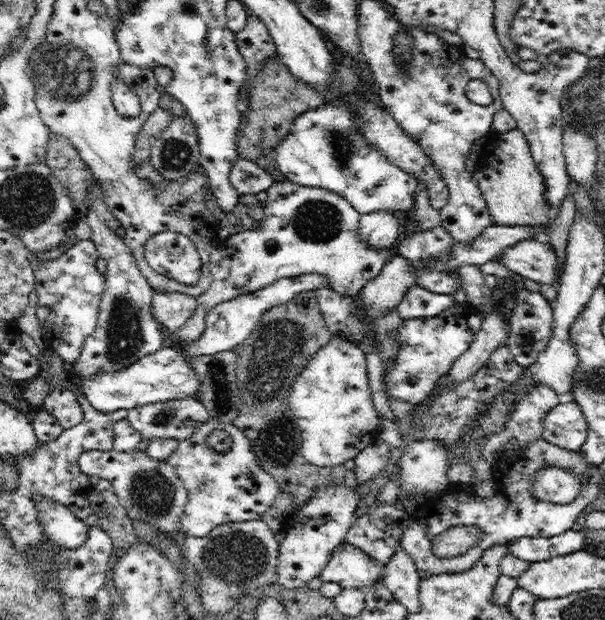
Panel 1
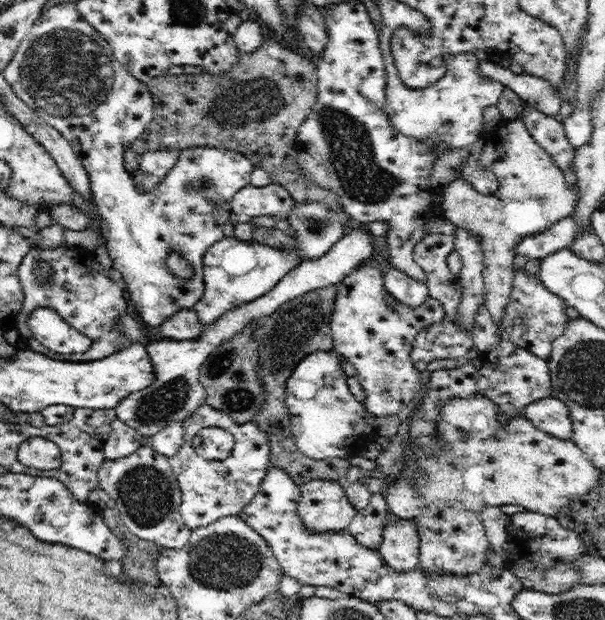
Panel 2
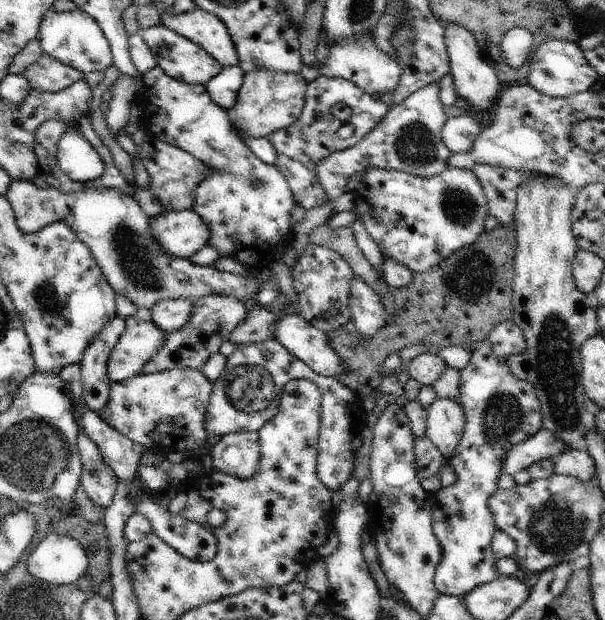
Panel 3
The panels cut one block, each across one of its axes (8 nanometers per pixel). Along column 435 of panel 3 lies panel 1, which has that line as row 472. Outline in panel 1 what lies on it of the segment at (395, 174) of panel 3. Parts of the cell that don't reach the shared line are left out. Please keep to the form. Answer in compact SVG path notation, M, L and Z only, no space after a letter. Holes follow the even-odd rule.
M210 417L188 438L179 441L178 448L167 462L182 479L188 493L188 504L180 520L181 533L192 536L206 536L214 527L224 523L244 522L260 519L279 493L280 486L274 476L270 476L259 466L254 456L250 439L234 423ZM213 430L230 433L232 444L224 454L218 454L205 443L205 438Z

